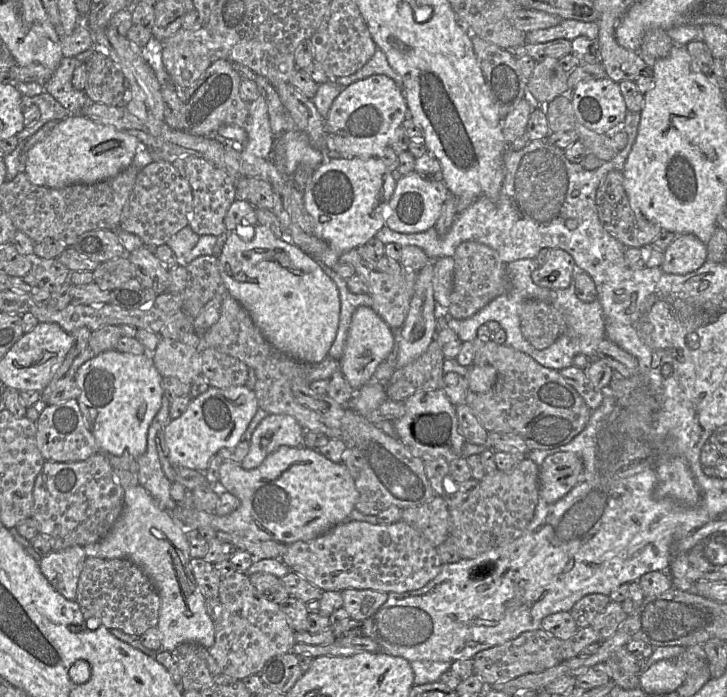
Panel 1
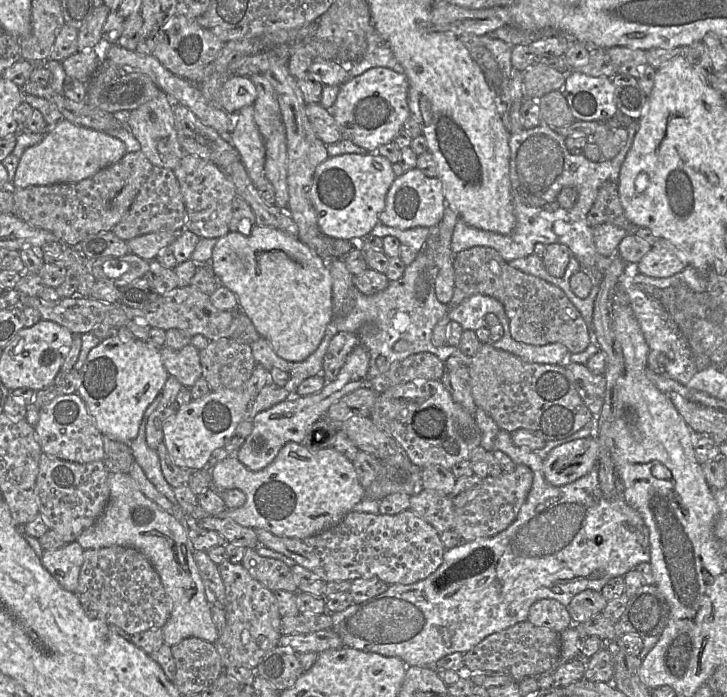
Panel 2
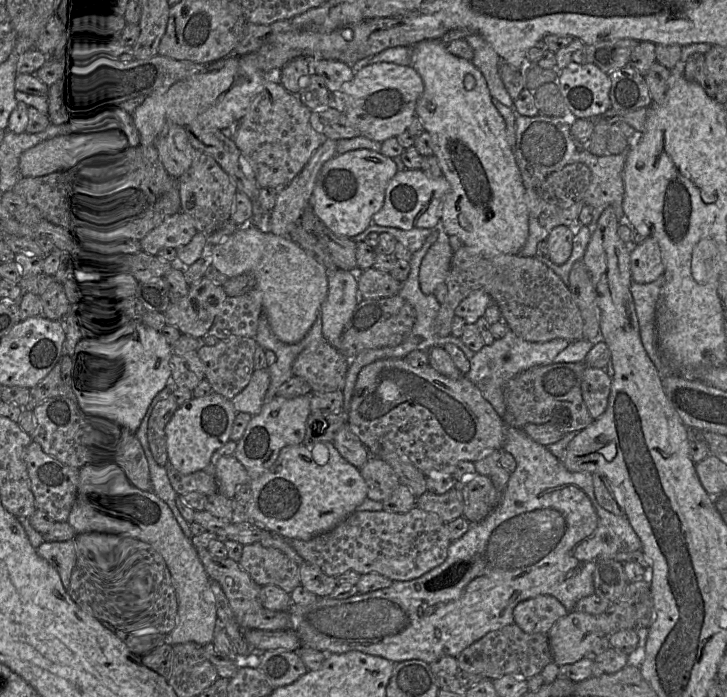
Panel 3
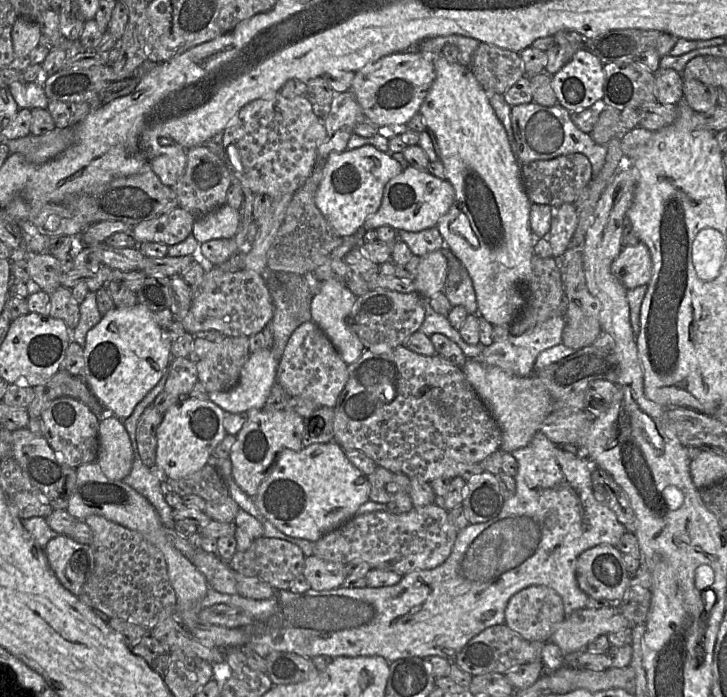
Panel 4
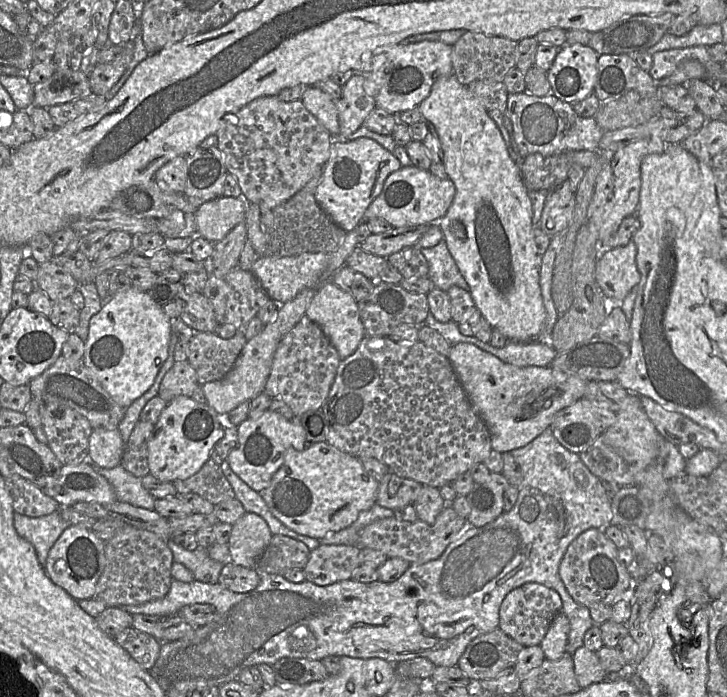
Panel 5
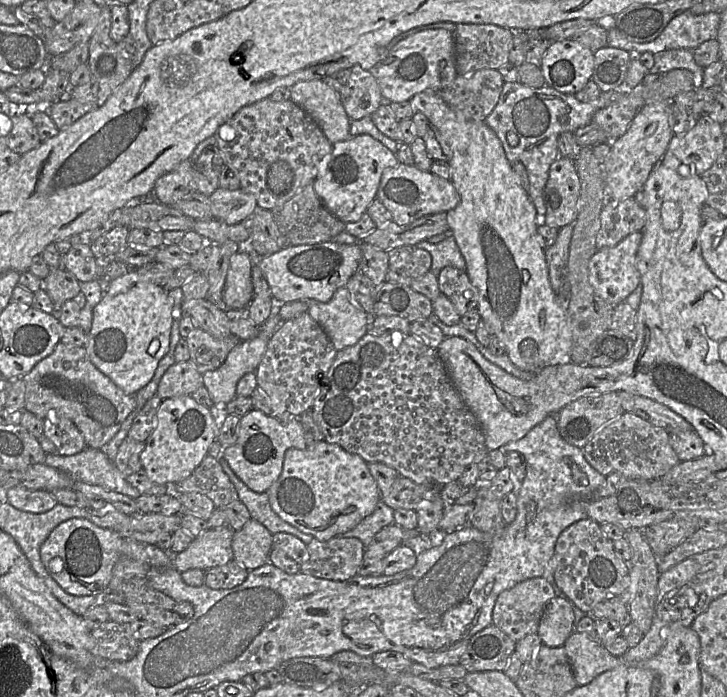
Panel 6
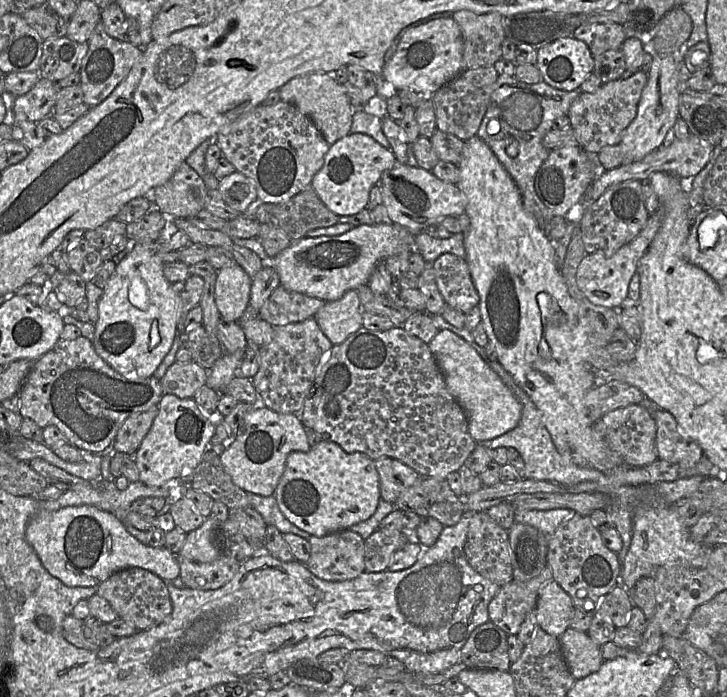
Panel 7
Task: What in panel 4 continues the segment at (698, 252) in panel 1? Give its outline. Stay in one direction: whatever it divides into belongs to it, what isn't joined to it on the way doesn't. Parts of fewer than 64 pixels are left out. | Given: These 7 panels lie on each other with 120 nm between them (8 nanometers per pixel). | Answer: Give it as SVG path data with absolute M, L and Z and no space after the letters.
M639 243L624 247L611 264L611 273L627 289L647 285L652 275L652 261L648 247Z

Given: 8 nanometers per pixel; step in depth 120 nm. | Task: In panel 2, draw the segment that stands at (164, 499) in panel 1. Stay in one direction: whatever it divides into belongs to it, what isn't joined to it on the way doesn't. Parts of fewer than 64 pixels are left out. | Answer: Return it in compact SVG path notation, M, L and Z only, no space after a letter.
M162 392L147 407L140 424L138 435L128 445L133 453L135 462L142 468L147 479L155 486L158 492L164 495L175 507L180 507L174 495L173 488L167 483L162 473L157 450L151 449L146 442L146 423L161 400Z

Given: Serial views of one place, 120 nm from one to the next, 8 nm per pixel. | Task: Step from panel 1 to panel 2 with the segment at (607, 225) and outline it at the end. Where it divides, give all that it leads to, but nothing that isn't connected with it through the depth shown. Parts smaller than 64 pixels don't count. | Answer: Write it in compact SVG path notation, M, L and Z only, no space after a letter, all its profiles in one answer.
M606 181L599 188L596 200L587 215L587 222L592 228L604 223L612 224L631 234L639 228L626 217L618 185L612 181Z

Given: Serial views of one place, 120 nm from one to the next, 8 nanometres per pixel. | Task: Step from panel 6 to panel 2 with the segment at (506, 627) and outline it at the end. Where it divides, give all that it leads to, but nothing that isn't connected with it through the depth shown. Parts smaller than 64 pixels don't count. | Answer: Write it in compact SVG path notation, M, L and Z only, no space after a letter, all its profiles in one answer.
M551 598L534 602L529 609L527 621L558 633L574 624L567 607Z

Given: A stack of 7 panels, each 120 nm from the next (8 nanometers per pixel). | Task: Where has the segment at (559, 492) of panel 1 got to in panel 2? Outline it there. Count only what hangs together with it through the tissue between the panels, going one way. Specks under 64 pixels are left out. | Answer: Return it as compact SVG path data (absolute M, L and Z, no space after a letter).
M597 431L595 436L581 438L567 442L554 448L543 461L543 471L546 481L553 486L563 486L574 482L589 473L598 463L599 443L597 441Z

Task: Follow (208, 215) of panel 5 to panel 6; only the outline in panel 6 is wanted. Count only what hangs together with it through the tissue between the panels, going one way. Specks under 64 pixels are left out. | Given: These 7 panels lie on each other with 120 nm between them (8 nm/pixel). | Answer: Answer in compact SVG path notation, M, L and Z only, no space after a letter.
M219 187L209 197L214 219L229 225L246 223L258 206L255 196L242 188L227 190Z

